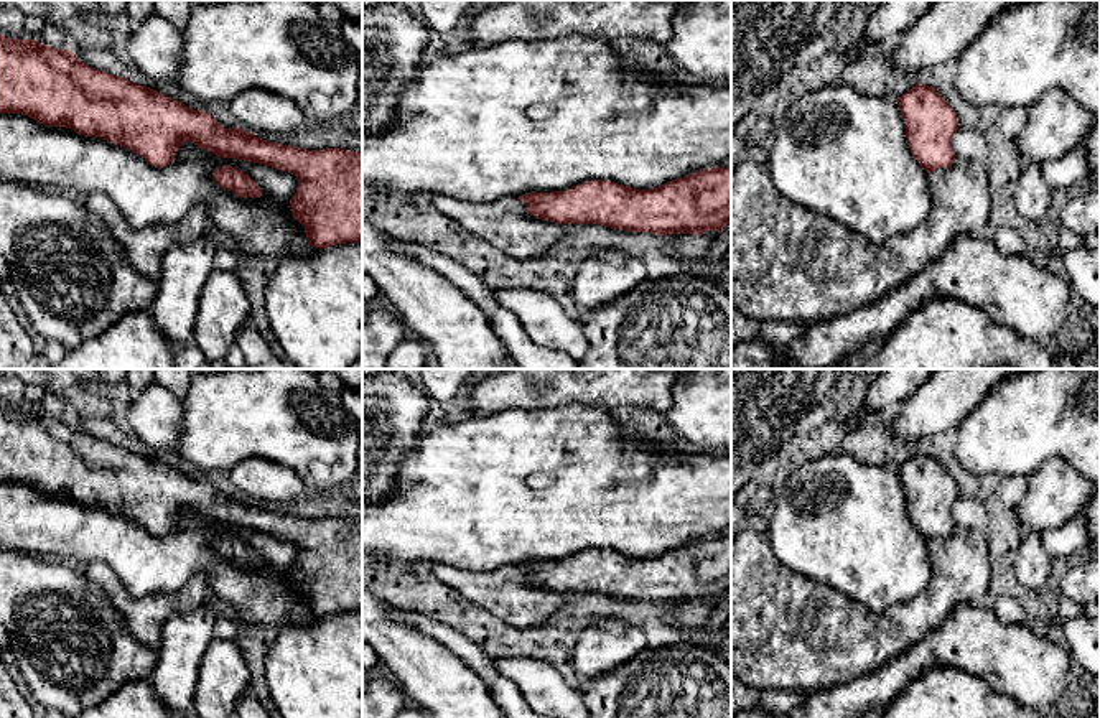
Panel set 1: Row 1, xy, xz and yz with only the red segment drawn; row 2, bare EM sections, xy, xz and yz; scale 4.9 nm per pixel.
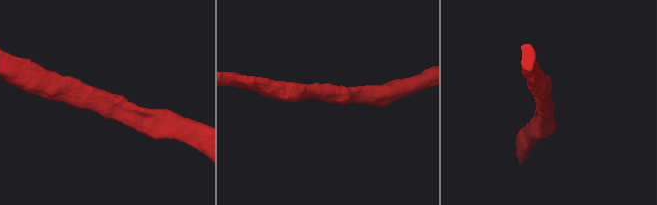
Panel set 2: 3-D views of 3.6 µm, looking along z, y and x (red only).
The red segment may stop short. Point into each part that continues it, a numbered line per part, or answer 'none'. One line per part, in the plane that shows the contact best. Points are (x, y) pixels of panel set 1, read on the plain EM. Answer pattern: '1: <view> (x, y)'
1: xy (55, 527)

